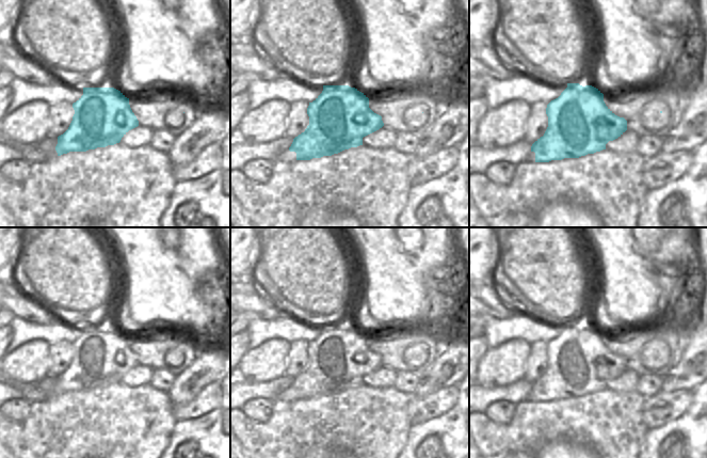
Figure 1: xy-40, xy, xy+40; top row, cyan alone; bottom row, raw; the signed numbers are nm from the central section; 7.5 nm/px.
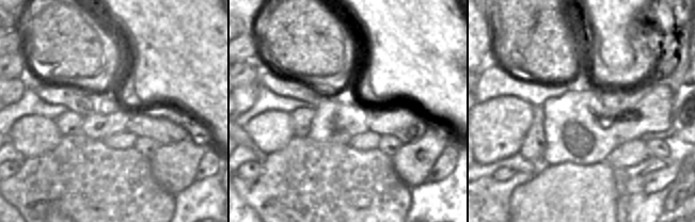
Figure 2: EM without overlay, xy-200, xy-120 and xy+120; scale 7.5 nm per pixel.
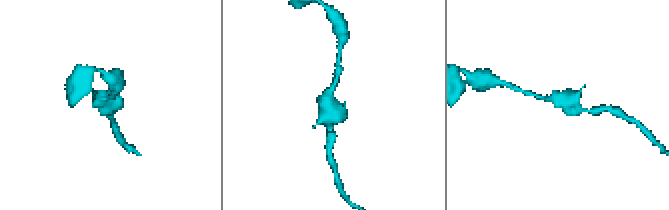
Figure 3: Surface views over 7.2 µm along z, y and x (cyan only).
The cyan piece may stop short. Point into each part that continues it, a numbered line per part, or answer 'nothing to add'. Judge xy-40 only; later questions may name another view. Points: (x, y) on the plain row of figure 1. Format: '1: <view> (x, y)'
nothing to add

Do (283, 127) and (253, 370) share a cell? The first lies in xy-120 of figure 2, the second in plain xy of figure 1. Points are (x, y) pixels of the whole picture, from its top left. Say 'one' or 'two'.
one

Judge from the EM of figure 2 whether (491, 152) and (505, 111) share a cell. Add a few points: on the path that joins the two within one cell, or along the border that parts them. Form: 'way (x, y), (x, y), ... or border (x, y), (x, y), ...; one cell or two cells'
way (491, 142), (496, 133), (496, 127), (503, 121); one cell

